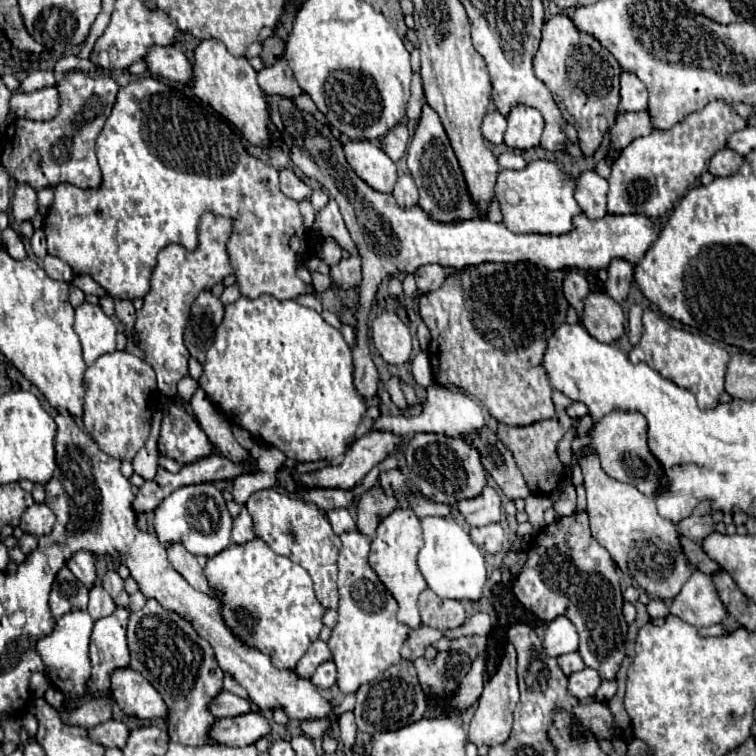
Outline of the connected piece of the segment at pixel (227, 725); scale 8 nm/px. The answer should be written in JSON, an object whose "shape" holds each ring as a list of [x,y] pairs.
{"shape":[[[248,712],[236,718],[220,718],[212,724],[210,736],[222,746],[248,746],[272,732],[270,722],[260,712]]]}

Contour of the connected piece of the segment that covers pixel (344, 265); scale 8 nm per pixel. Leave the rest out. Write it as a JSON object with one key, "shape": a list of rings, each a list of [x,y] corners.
{"shape":[[[350,256],[348,260],[340,260],[336,266],[332,266],[330,276],[332,280],[340,286],[340,288],[352,288],[356,284],[360,284],[360,274],[362,274],[362,266],[360,266],[360,256]]]}

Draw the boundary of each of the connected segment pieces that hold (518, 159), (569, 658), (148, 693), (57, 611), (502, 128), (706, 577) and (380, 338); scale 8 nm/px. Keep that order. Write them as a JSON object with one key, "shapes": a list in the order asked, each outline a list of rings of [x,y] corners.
{"shapes":[[[[504,152],[500,158],[498,158],[498,164],[500,168],[512,168],[512,170],[522,170],[528,162],[524,160],[522,154],[514,154],[514,152]]],[[[570,652],[570,654],[564,654],[564,656],[558,656],[558,666],[566,676],[570,676],[570,674],[584,668],[584,660],[580,658],[578,652]]],[[[116,668],[110,676],[110,690],[116,704],[136,718],[164,718],[166,704],[154,686],[132,668]]],[[[62,568],[50,592],[52,616],[60,618],[72,610],[86,610],[86,604],[88,604],[88,588],[68,568]]],[[[490,112],[482,122],[482,136],[492,144],[502,144],[506,132],[506,118],[498,112]]],[[[696,570],[672,600],[670,614],[698,628],[722,622],[728,616],[728,606],[718,596],[714,576]]],[[[380,312],[372,322],[372,340],[388,364],[404,364],[412,358],[412,334],[392,312]]]]}

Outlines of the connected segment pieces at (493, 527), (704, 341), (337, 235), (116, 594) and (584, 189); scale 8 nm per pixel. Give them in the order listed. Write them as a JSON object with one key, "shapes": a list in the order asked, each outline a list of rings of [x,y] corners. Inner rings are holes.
{"shapes":[[[[488,524],[488,526],[480,526],[480,528],[470,528],[470,538],[484,548],[490,554],[496,554],[502,550],[502,542],[504,542],[504,532],[500,524]]],[[[644,310],[642,338],[636,346],[632,346],[628,356],[632,364],[646,362],[664,378],[672,380],[680,388],[690,390],[696,396],[700,408],[714,408],[718,404],[718,396],[724,392],[724,372],[730,360],[730,354],[726,352],[724,345],[701,333],[674,328],[655,310]]],[[[330,200],[324,206],[324,210],[320,212],[320,216],[316,218],[314,228],[320,228],[320,232],[322,232],[324,238],[332,236],[348,252],[352,252],[356,248],[354,242],[352,242],[352,238],[350,238],[350,234],[348,234],[348,230],[346,230],[346,224],[344,224],[344,218],[340,214],[340,208],[338,208],[338,204],[334,200]]],[[[108,570],[108,572],[104,574],[102,586],[104,586],[104,590],[112,596],[112,600],[116,602],[116,606],[124,606],[124,608],[130,606],[128,594],[126,594],[126,590],[124,590],[124,580],[118,576],[116,570]]],[[[584,172],[578,178],[576,202],[584,210],[584,216],[594,218],[594,220],[604,218],[608,214],[606,196],[608,196],[608,184],[596,172]]]]}

